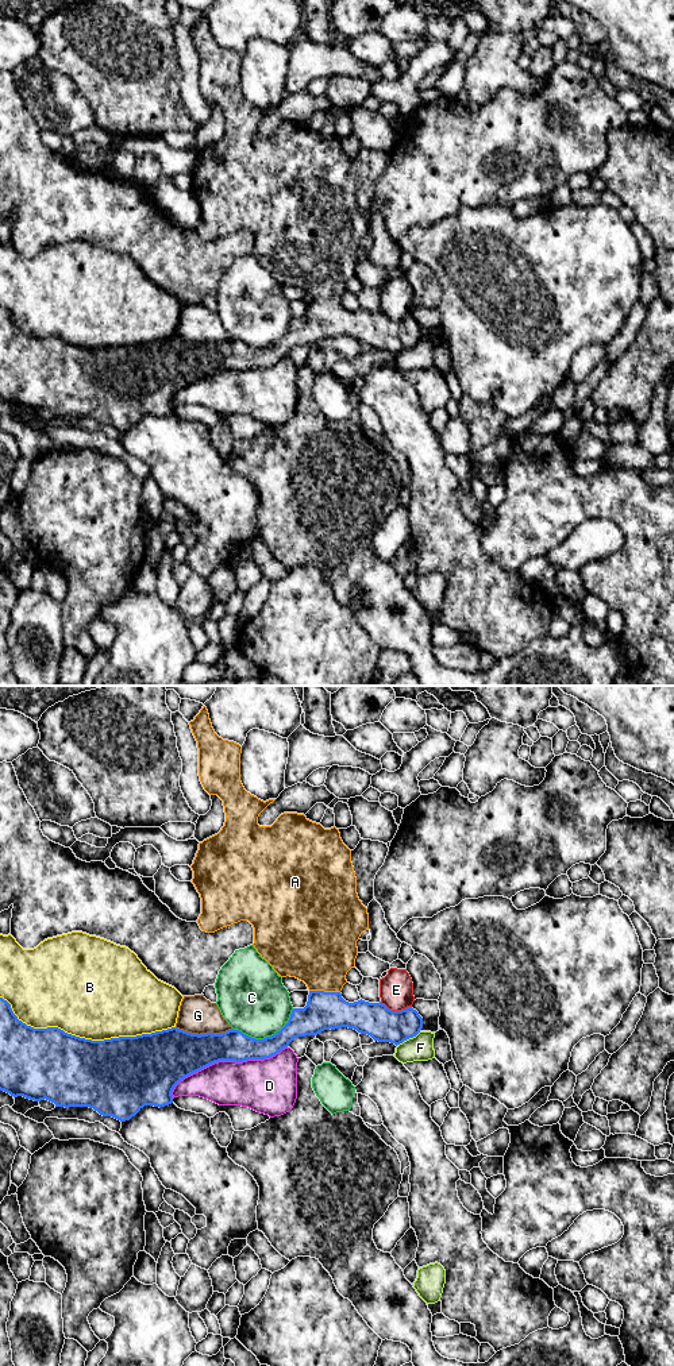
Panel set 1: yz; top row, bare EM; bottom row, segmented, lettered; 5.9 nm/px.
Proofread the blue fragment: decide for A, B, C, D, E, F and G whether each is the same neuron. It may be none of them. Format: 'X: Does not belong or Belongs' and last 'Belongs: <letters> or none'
A: Belongs
B: Does not belong
C: Does not belong
D: Does not belong
E: Does not belong
F: Does not belong
G: Does not belong
Belongs: A

